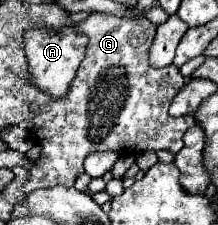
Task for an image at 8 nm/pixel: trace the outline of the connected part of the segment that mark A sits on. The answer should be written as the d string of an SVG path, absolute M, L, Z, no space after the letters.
M40 26L34 28L34 30L26 30L22 34L22 44L24 44L24 54L26 54L26 60L28 60L28 68L30 68L30 74L32 74L32 80L34 84L60 98L66 94L72 78L76 76L76 68L78 64L82 62L82 56L84 56L84 50L86 50L86 36L84 34L78 34L76 30L46 30Z

